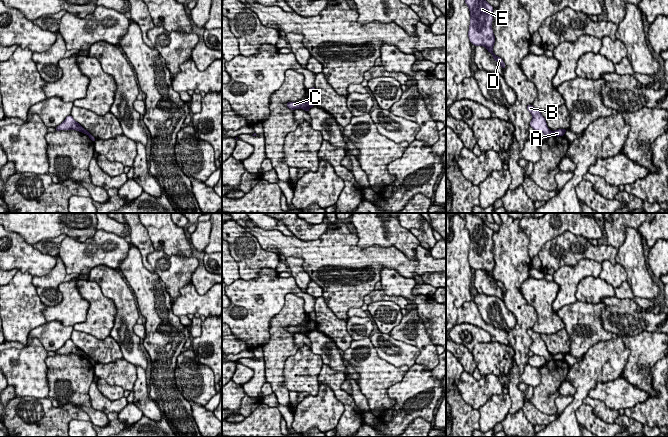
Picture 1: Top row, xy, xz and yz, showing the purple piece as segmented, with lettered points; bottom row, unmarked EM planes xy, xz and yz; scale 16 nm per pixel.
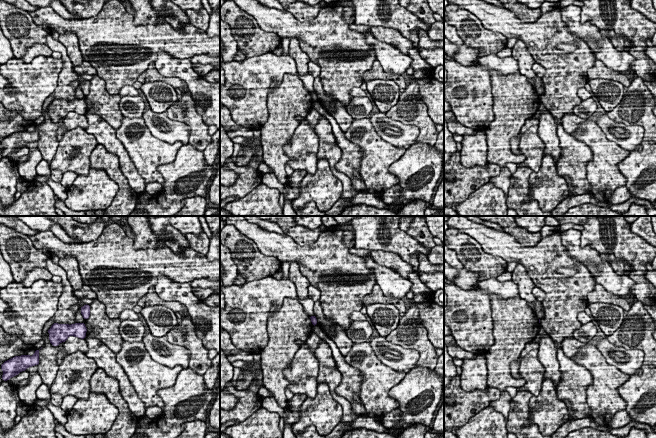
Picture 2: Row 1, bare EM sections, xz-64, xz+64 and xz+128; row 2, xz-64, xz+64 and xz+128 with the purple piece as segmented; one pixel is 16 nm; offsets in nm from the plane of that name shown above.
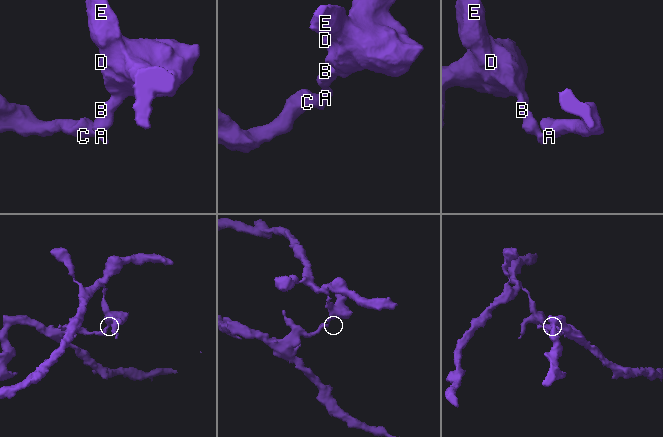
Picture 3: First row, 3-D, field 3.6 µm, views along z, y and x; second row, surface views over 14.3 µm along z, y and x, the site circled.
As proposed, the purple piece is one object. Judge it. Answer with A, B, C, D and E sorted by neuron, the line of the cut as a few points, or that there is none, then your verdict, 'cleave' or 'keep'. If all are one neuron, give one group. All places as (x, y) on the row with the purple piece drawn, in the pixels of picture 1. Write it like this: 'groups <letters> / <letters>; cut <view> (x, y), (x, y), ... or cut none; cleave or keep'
groups A C / B D E; cut yz (552, 132), (553, 134); cleave

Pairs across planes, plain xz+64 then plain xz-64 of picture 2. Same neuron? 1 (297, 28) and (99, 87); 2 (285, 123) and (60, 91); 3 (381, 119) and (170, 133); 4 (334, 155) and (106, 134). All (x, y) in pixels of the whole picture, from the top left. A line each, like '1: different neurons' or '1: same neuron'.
1: different neurons
2: same neuron
3: same neuron
4: different neurons

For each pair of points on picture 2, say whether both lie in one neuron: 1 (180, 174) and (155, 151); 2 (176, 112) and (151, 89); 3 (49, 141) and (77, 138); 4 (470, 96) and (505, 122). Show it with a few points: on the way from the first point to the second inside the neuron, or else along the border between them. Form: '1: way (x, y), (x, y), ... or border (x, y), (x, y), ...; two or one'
1: border (183, 145), (172, 161), (157, 167), (161, 184); two
2: border (178, 95), (178, 98), (165, 111); two
3: border (59, 142), (54, 158), (49, 163); two
4: border (492, 91), (494, 119), (484, 130); two

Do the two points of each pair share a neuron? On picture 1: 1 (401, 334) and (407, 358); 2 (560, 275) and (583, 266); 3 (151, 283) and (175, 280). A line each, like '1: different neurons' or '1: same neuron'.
1: different neurons
2: same neuron
3: different neurons

